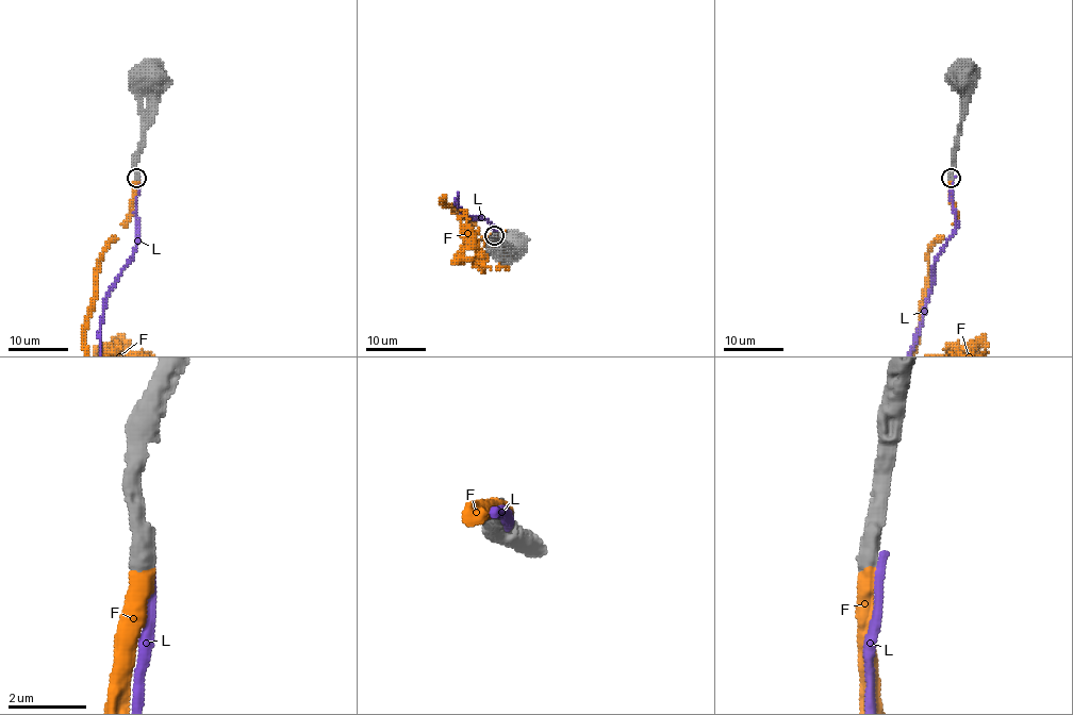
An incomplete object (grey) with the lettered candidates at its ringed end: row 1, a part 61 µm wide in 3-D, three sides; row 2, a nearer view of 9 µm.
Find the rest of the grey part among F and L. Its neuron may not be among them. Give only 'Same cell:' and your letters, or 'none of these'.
Same cell: F

